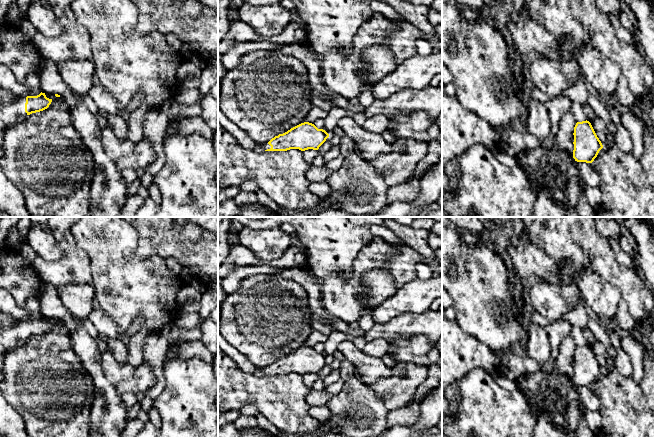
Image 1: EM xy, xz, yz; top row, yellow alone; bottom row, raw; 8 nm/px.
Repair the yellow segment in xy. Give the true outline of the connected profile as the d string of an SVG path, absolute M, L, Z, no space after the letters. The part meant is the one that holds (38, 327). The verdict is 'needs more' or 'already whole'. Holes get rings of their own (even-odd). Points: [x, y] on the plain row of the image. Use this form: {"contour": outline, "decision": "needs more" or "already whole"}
{"contour": "M45 317L37 320L16 320L14 327L5 327L0 330L0 371L3 368L4 355L23 346L28 339L43 335L49 331L52 323Z", "decision": "needs more"}

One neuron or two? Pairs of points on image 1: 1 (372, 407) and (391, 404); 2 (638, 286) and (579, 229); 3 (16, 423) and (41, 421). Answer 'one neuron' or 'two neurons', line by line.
1: two neurons
2: one neuron
3: two neurons

